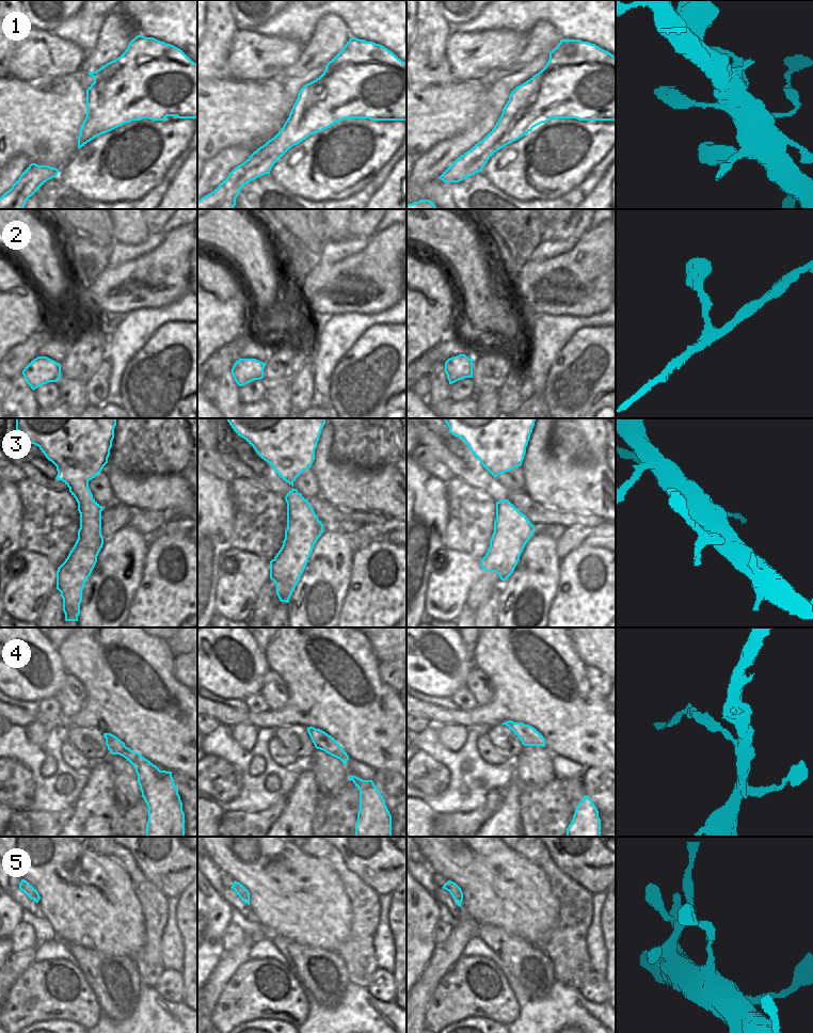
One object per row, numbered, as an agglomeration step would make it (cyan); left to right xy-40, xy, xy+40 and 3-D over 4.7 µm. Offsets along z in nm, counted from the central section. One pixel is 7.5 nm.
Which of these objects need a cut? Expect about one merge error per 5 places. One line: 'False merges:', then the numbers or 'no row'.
False merges: 3, 4.

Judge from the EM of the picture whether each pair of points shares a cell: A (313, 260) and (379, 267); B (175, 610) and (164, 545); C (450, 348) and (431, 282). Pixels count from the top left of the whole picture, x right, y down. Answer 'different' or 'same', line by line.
A: different
B: same
C: different

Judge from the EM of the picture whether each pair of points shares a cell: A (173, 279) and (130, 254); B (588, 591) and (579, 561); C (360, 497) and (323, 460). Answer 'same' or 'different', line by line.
A: different
B: same
C: same

